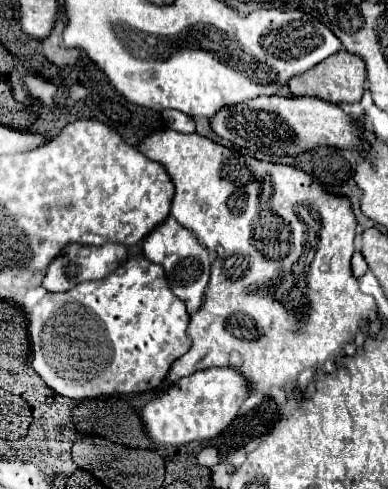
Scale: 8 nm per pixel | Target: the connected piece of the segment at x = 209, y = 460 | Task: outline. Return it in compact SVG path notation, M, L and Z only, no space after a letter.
M213 446L203 448L203 450L199 452L199 456L197 456L197 462L199 462L201 466L205 466L205 468L213 468L213 466L217 466L217 464L219 464L217 448L213 448Z

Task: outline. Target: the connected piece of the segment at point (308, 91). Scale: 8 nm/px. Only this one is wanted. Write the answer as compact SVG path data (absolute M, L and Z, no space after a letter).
M339 50L331 58L325 58L323 62L319 62L317 68L311 68L305 74L293 76L289 80L289 88L293 96L317 96L331 104L355 104L363 96L365 78L367 78L367 72L365 72L363 58L347 50Z

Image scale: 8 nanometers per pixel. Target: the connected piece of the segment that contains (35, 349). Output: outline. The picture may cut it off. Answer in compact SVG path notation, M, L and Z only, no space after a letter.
M141 254L129 256L123 266L101 280L79 282L63 294L45 294L27 316L31 366L51 390L73 400L155 390L165 380L171 364L191 348L187 324L185 304L169 290L163 268Z

